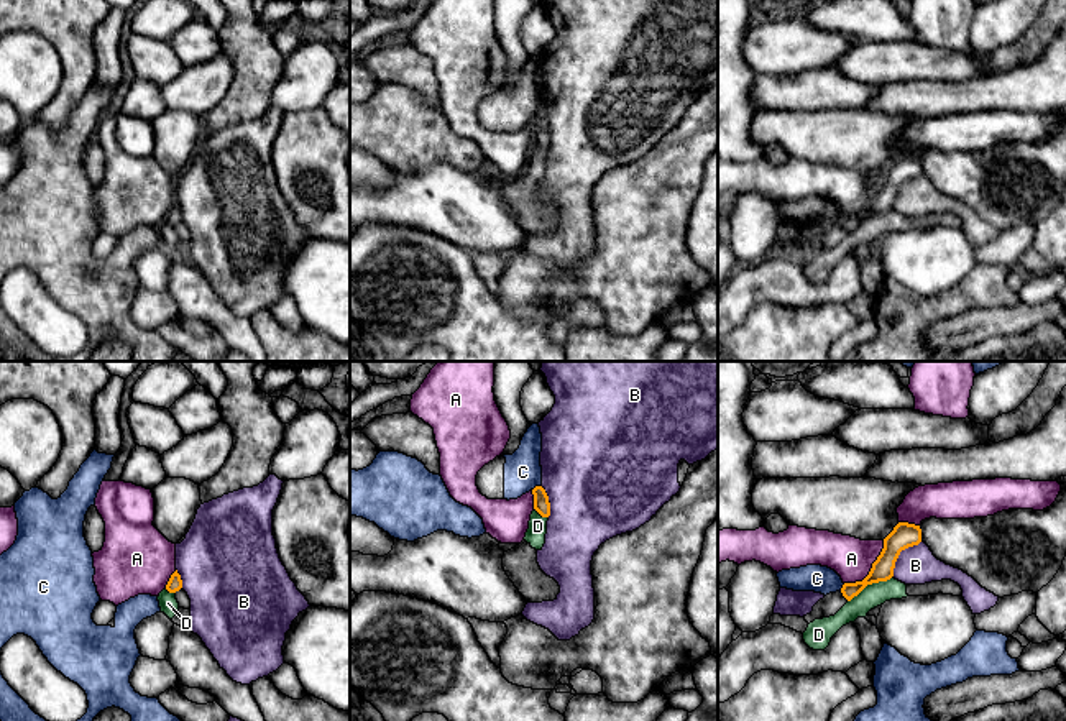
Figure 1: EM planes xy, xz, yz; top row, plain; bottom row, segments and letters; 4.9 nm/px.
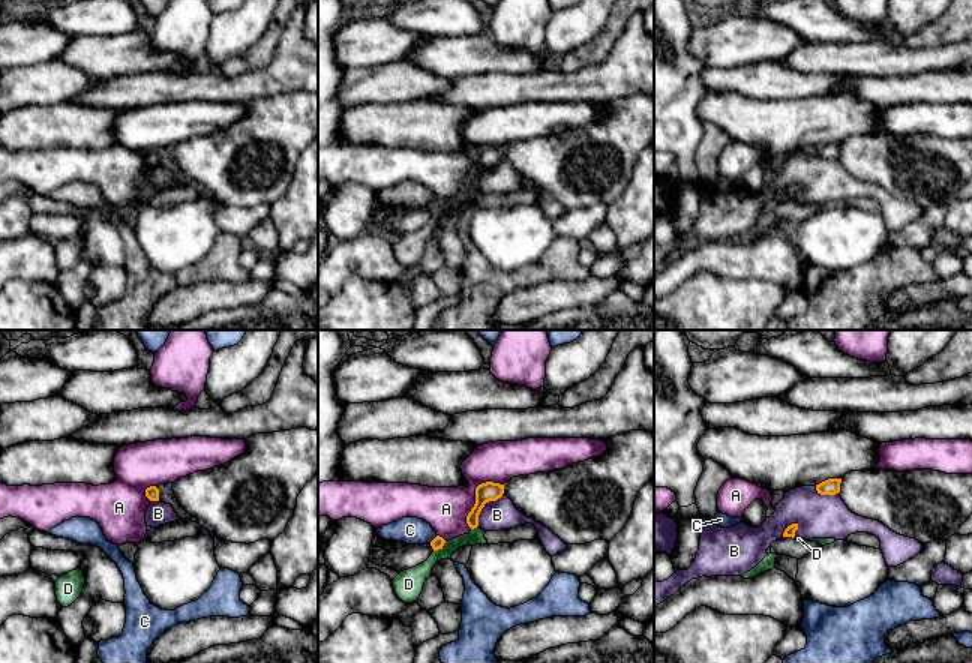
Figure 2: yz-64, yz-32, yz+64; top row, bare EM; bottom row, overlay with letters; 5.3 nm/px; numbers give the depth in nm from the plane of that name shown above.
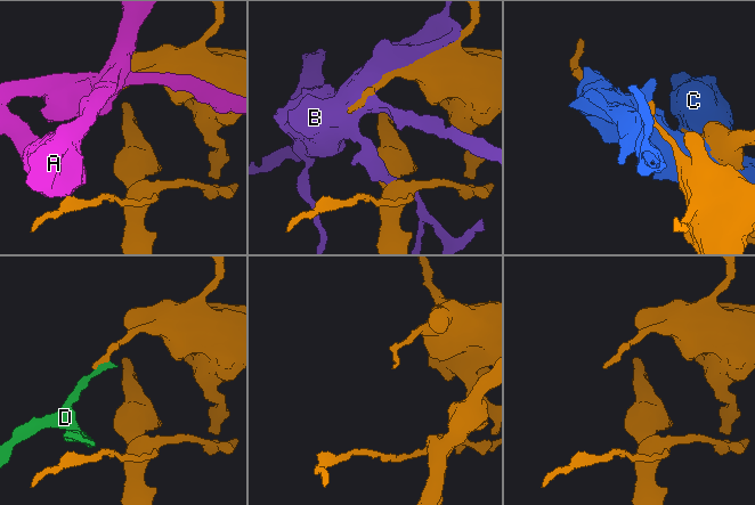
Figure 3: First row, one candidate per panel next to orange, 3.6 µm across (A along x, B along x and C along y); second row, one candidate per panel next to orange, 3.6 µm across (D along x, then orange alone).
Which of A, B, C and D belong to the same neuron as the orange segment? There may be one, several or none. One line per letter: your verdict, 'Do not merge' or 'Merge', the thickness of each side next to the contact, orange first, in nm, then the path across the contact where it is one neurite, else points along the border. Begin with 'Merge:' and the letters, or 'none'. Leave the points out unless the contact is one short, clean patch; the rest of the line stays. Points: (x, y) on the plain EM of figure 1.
Merge: none
A: Do not merge. Thickness 120 nm (orange) against 200 nm
B: Do not merge. Thickness 120 nm (orange) against 190 nm
C: Do not merge. Thickness 80 nm (orange) against 190 nm
D: Do not merge. Thickness 110 nm (orange) against 120 nm. Boundary: yz (892, 207), (882, 214), (868, 215), (848, 234)

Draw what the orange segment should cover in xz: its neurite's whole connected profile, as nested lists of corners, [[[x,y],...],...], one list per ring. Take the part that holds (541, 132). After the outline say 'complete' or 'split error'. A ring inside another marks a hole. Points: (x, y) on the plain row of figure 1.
[[[535,118],[532,122],[534,126],[534,141],[542,148],[549,149],[550,148],[550,135],[545,122],[542,118]]]; complete

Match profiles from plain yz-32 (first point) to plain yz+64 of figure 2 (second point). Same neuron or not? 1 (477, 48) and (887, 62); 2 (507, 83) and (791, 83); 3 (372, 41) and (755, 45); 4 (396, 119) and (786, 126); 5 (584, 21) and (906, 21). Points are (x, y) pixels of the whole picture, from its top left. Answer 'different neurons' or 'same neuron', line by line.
1: same neuron
2: different neurons
3: same neuron
4: same neuron
5: same neuron

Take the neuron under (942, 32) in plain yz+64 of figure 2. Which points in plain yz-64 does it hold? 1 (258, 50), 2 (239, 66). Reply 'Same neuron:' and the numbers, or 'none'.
Same neuron: 1, 2

